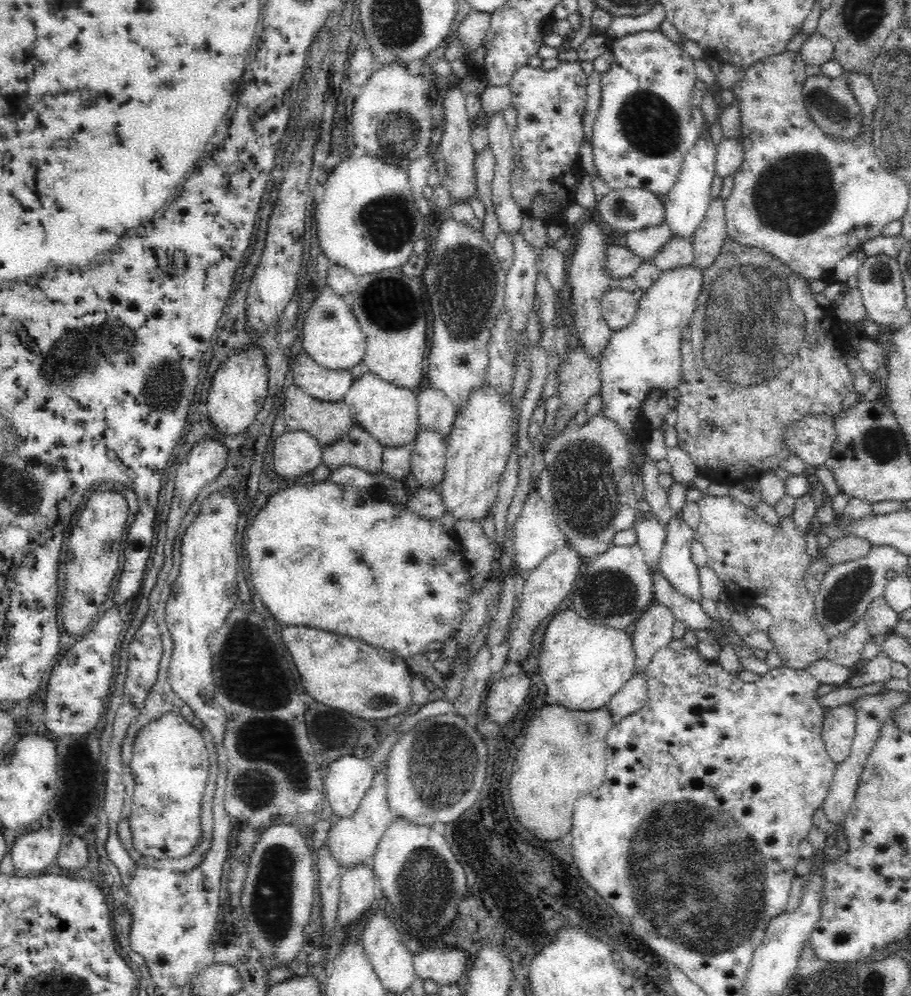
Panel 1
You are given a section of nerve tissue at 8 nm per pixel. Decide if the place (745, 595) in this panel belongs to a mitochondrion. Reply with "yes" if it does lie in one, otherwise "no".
no

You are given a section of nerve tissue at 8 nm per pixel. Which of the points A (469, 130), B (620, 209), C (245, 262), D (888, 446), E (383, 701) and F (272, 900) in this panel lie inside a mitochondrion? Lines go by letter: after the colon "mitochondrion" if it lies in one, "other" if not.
A: other
B: mitochondrion
C: other
D: mitochondrion
E: other
F: mitochondrion

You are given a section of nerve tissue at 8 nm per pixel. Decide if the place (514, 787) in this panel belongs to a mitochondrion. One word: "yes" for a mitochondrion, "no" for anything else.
no

